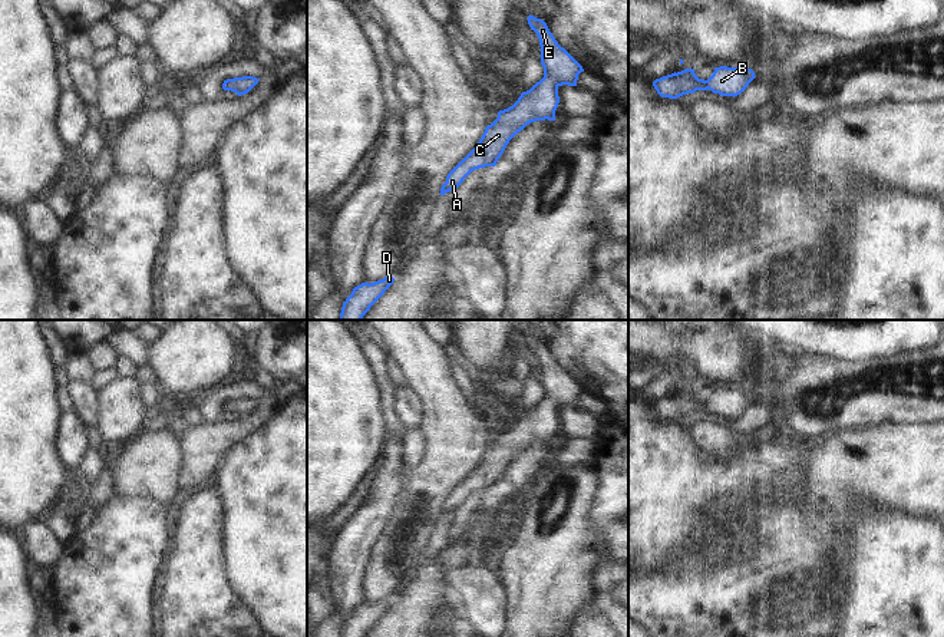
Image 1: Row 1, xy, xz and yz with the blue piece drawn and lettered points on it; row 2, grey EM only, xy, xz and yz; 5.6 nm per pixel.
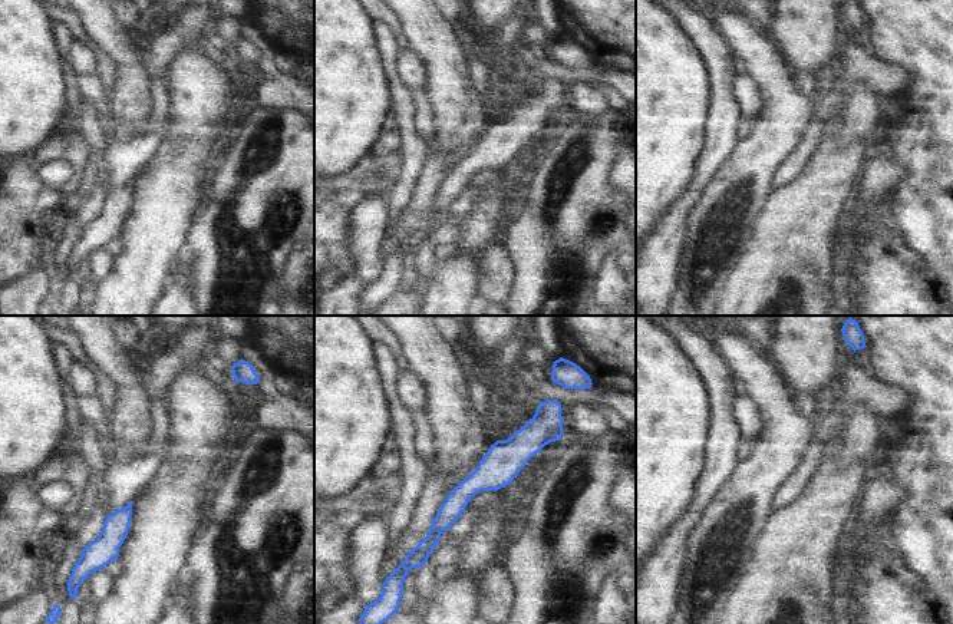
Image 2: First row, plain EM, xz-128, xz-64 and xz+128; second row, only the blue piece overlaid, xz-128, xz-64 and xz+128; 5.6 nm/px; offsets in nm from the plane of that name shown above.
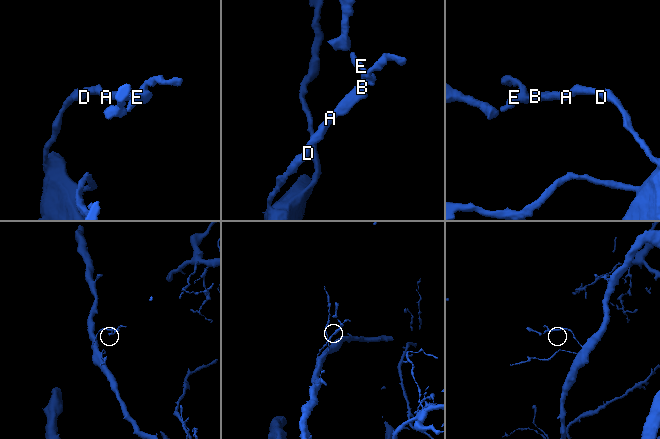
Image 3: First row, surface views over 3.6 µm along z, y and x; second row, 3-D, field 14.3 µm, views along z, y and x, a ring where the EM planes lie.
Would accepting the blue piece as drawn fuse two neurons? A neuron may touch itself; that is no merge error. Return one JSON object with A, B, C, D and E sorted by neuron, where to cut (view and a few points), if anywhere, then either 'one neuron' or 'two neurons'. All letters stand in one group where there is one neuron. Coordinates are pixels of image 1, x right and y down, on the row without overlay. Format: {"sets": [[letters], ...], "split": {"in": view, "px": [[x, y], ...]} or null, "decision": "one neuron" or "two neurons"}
{"sets": [["A", "B", "C", "D", "E"]], "split": null, "decision": "one neuron"}

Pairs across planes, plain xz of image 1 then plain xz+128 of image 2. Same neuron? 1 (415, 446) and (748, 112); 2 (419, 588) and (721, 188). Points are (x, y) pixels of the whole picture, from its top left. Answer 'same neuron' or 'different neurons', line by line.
1: different neurons
2: different neurons

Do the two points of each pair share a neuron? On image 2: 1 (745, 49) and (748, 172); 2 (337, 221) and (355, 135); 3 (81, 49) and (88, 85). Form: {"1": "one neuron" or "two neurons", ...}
{"1": "one neuron", "2": "two neurons", "3": "two neurons"}

